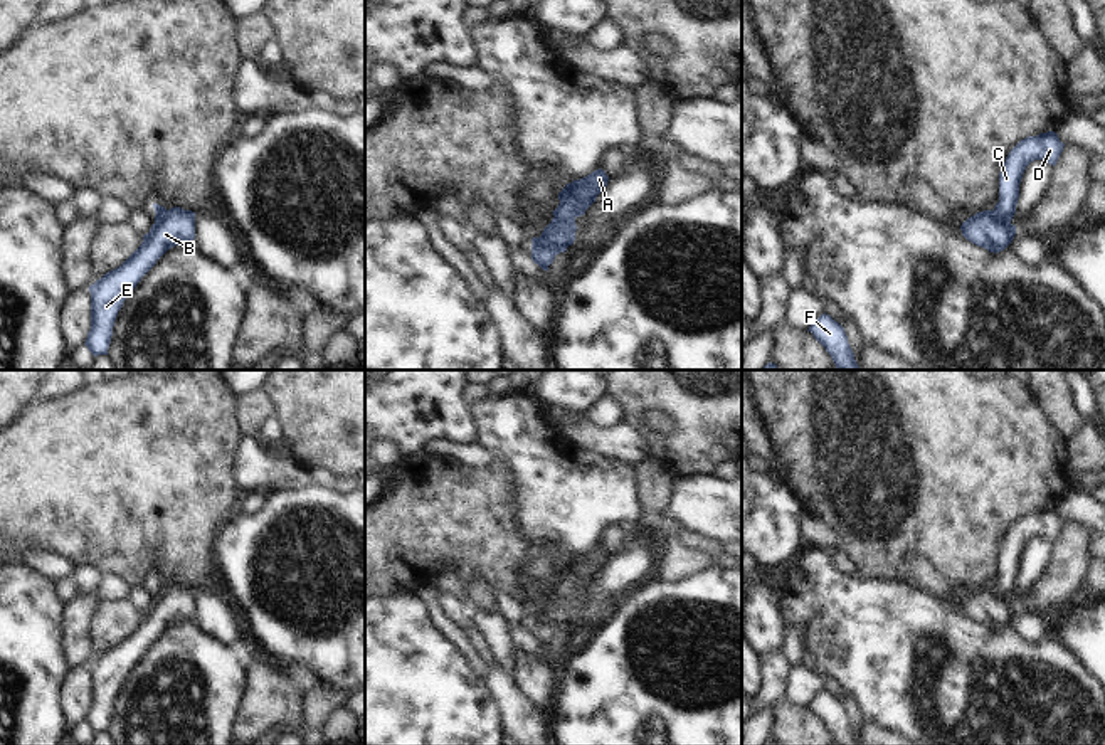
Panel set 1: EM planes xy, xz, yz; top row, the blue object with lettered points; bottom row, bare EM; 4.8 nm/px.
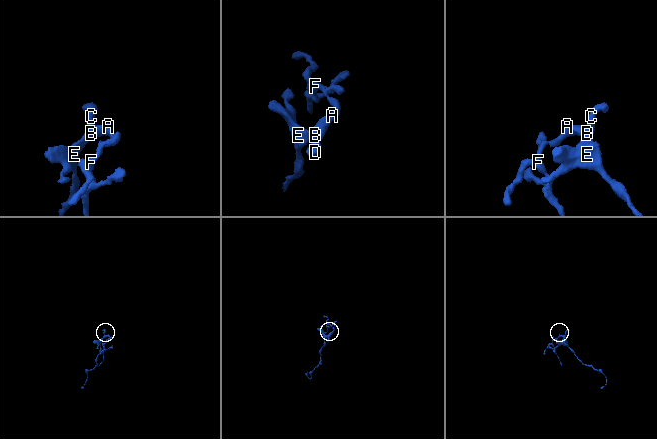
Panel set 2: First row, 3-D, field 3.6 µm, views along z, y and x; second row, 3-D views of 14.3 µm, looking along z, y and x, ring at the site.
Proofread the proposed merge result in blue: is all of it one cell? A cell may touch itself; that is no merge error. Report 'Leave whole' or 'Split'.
Leave whole.

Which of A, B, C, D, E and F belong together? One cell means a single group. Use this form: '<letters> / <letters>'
A B C D E F

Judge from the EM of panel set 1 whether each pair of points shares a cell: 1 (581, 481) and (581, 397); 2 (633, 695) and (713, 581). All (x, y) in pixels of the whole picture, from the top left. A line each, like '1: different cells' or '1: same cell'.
1: different cells
2: same cell

